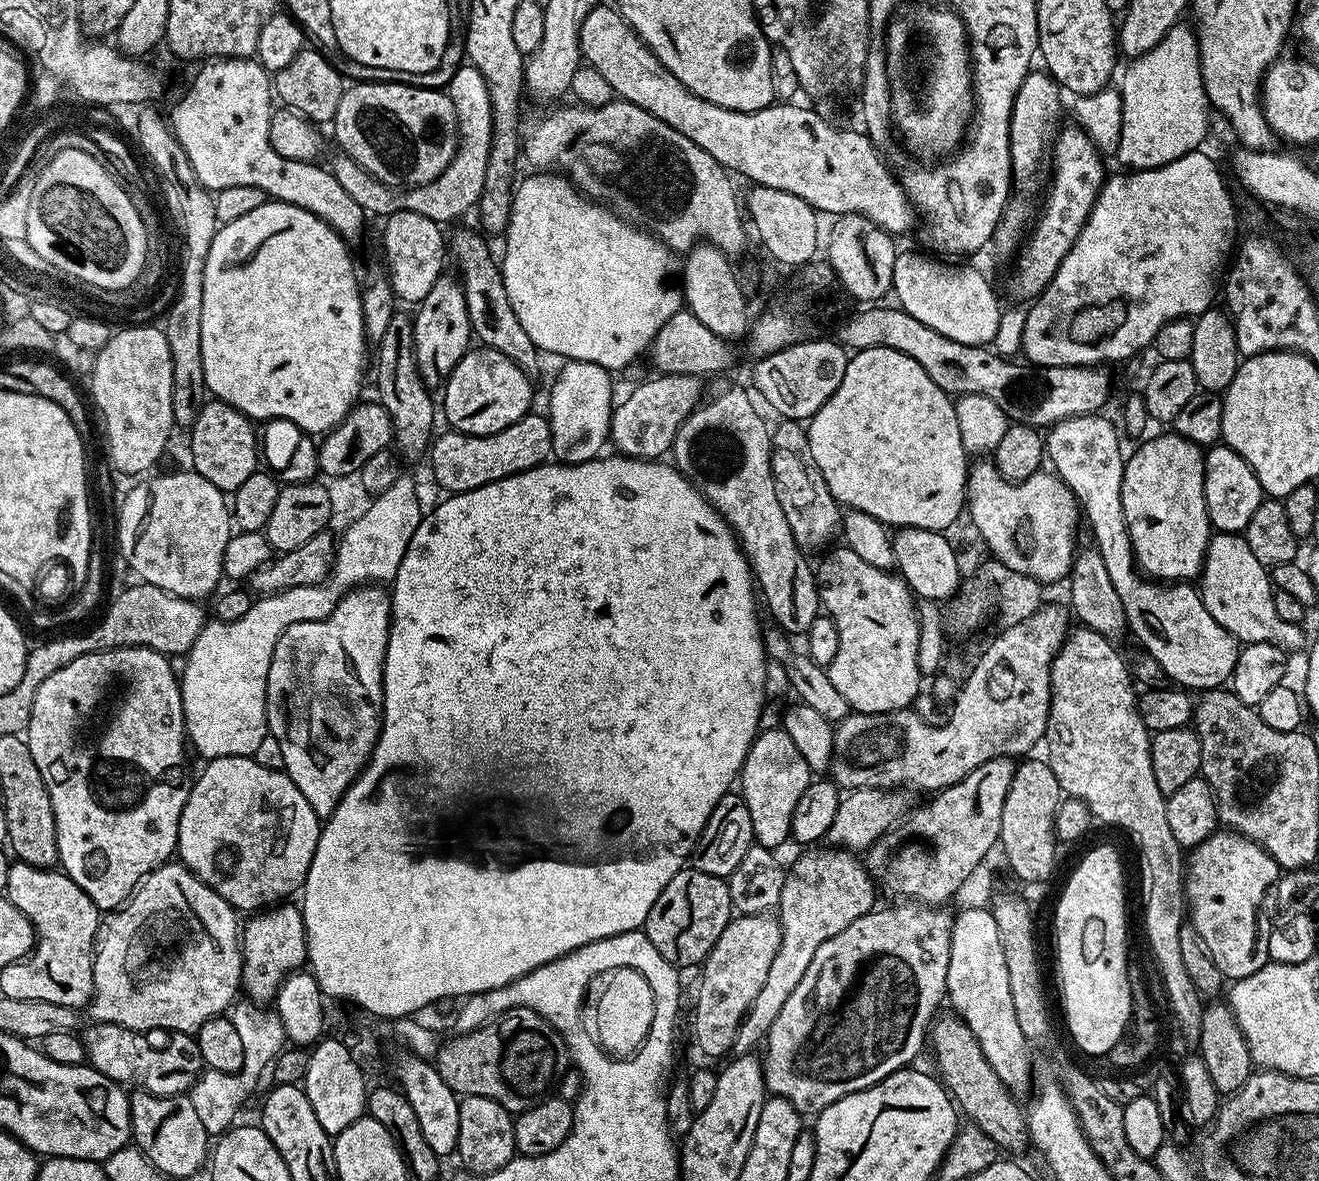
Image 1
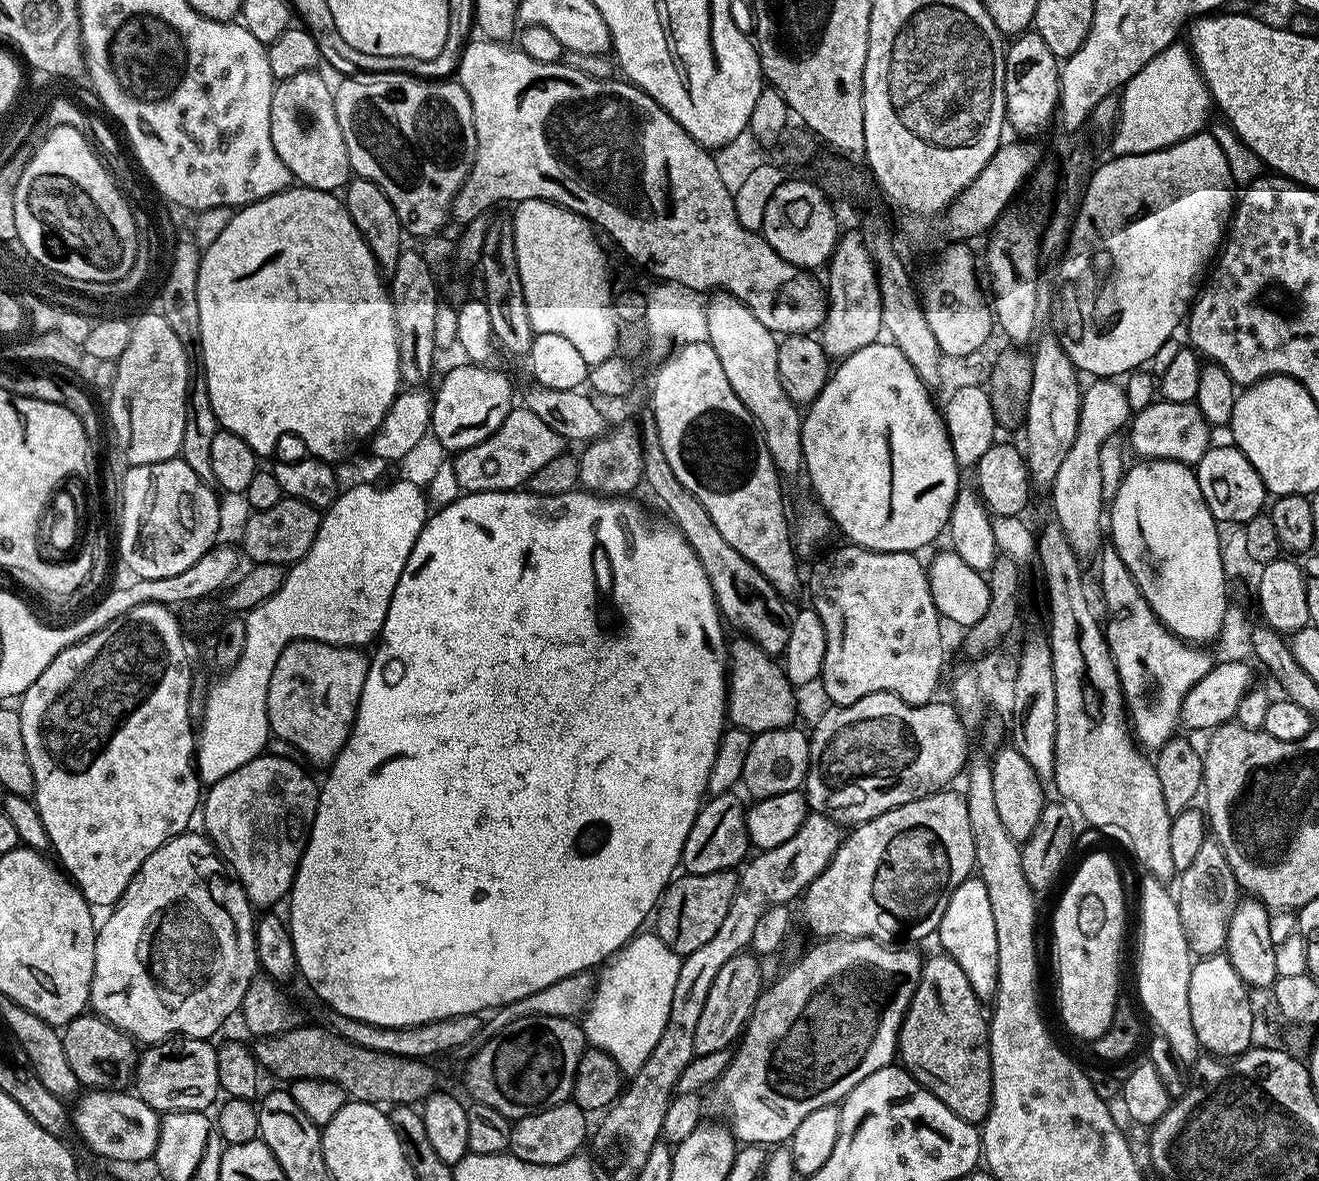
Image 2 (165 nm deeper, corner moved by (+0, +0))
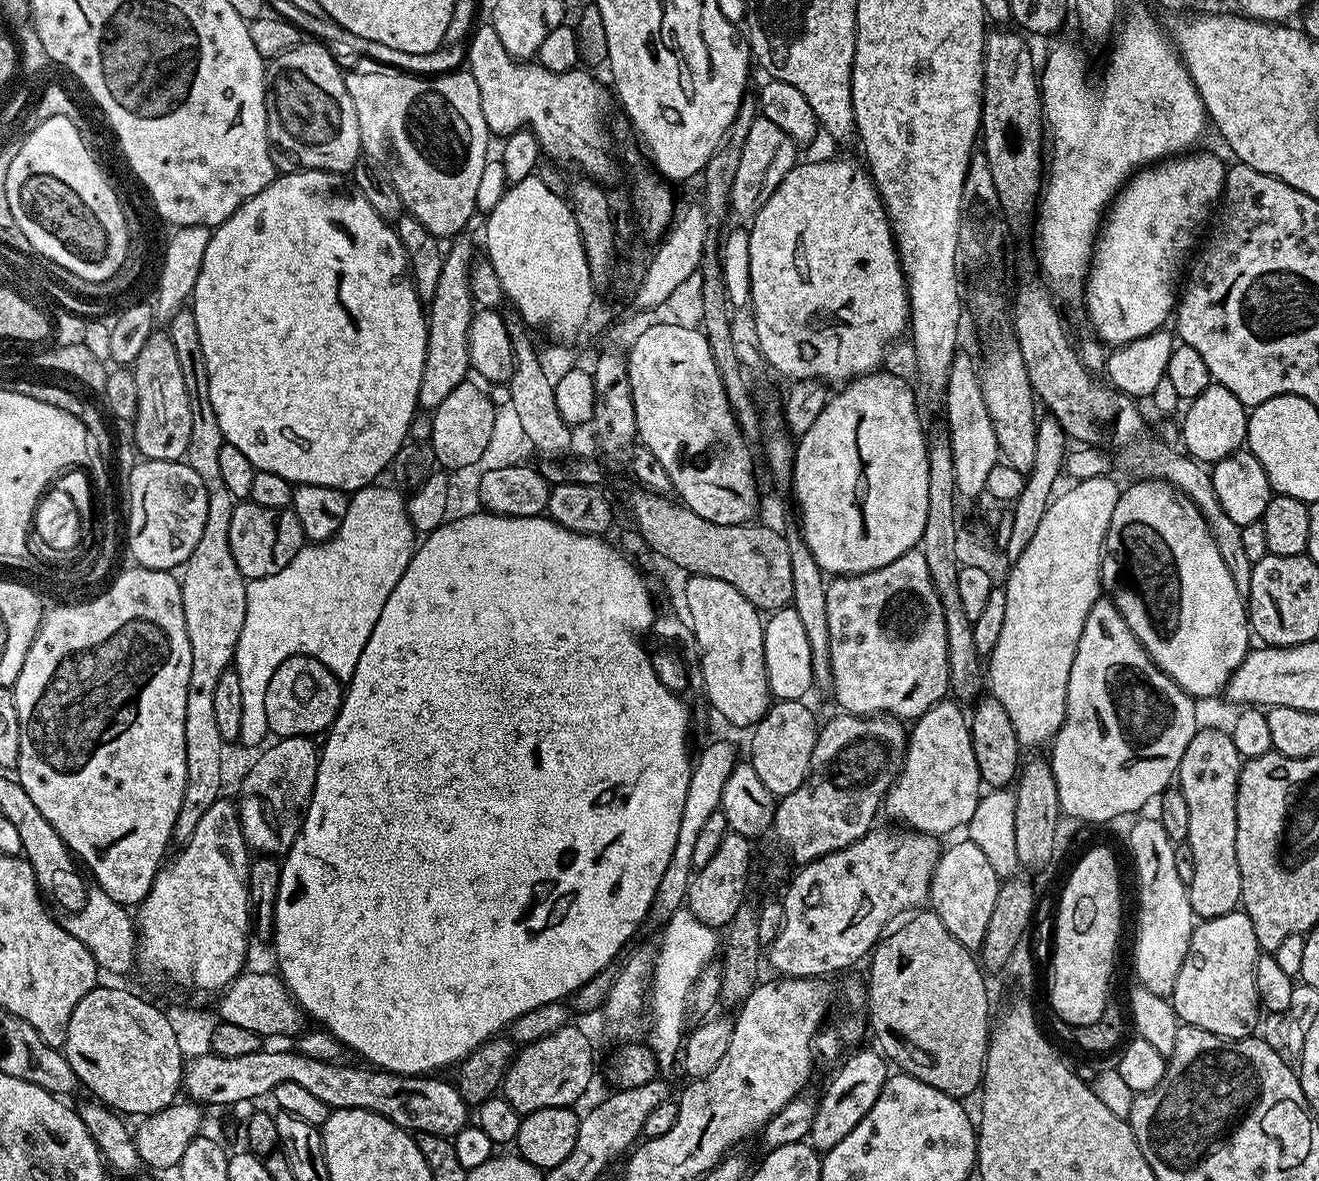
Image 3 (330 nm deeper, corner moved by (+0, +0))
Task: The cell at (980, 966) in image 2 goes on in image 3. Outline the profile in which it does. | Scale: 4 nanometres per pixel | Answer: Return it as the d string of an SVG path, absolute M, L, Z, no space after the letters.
M961 838L940 853L940 861L932 871L932 882L928 886L931 911L942 918L942 926L962 942L962 946L979 949L982 938L986 938L986 926L990 922L990 914L994 910L994 902L998 902L998 890L1002 877L990 866L986 854L978 850L973 840Z

